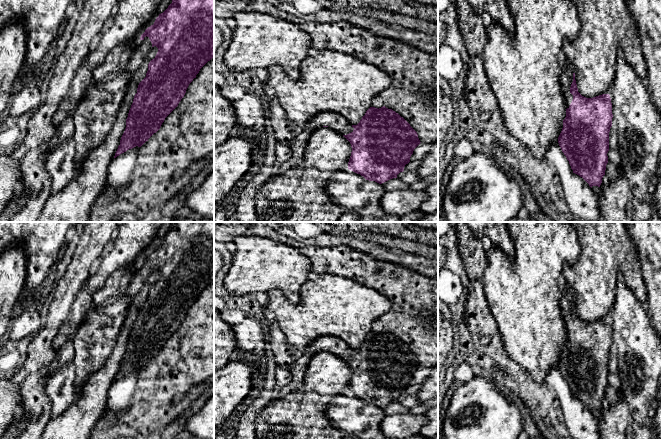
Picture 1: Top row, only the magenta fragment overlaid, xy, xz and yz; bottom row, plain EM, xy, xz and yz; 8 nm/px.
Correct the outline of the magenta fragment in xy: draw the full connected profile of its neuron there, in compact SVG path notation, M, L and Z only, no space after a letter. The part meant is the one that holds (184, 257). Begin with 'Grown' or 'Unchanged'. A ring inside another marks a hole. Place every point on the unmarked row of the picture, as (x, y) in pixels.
Grown. M173 222L168 232L159 238L154 248L141 259L124 290L106 302L102 309L95 307L85 314L71 341L74 346L73 364L76 369L75 391L80 391L87 378L101 369L111 355L131 298L145 286L154 270L158 272L158 276L148 288L146 301L138 309L114 382L136 370L141 371L148 365L178 330L200 293L214 282L214 222Z

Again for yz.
Grown. M562 287L561 314L565 322L566 341L558 361L559 370L566 380L573 397L582 401L592 412L600 411L608 387L609 356L612 350L612 327L609 318L586 322L578 316L573 292Z

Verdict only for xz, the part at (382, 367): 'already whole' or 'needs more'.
needs more

